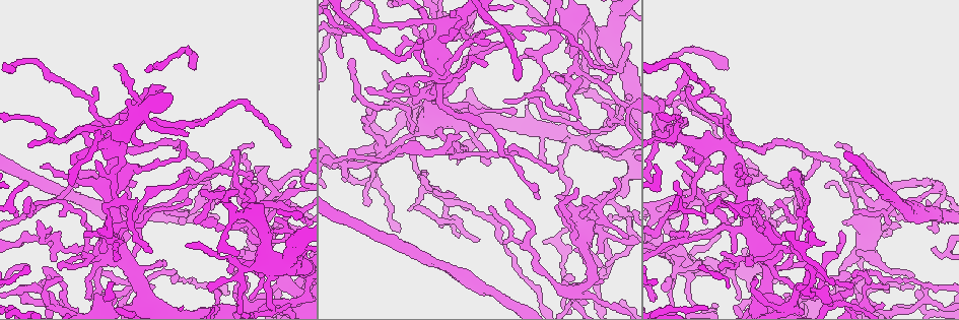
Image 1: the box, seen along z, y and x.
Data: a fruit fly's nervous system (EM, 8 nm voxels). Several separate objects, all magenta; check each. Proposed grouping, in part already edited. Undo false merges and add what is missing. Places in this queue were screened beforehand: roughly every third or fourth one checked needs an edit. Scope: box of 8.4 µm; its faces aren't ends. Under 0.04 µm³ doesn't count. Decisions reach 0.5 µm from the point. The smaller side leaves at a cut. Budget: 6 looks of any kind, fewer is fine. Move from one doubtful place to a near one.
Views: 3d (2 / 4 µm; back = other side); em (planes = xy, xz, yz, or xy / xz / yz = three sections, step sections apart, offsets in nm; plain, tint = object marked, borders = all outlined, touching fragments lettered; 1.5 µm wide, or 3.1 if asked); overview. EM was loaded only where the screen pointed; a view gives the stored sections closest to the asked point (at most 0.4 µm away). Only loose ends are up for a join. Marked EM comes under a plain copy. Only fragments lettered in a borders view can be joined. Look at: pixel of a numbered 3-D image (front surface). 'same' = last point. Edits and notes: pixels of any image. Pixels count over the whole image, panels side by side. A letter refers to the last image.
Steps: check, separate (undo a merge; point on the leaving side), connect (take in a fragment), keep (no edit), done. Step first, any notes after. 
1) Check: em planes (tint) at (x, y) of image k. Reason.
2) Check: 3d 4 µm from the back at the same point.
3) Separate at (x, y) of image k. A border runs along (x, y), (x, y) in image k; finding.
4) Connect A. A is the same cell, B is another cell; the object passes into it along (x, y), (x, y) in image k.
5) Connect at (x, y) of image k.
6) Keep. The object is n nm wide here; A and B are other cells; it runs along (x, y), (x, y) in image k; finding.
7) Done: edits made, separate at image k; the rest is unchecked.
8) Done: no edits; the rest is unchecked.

Check: 3d 2 µm at (285, 237) of image 1. Sharp bend.

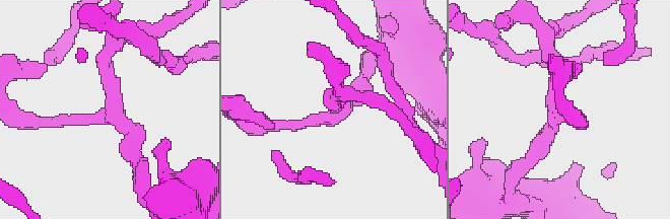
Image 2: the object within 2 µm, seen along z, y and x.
Check: em planes (tint) at (555, 116) of image 2. 3 arms meet here; need the tissue.

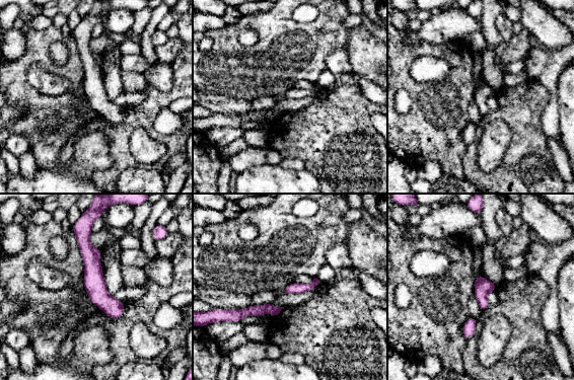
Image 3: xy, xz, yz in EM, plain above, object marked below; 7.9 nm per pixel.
Check: em planes (borders) at the same point. What lies round it.

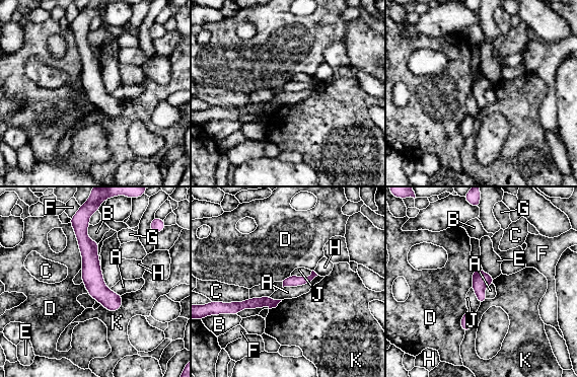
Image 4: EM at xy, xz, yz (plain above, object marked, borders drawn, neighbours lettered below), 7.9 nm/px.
Keep. The longest contact is with D, 380 nm; A, B, C, D, E, F, G, H, J and K are other cells; a border runs along (69, 223), (77, 241), (81, 269) in image 4; continuous, no second neuron.

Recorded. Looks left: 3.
Check: 3d 4 µm at (574, 66) of image 1.

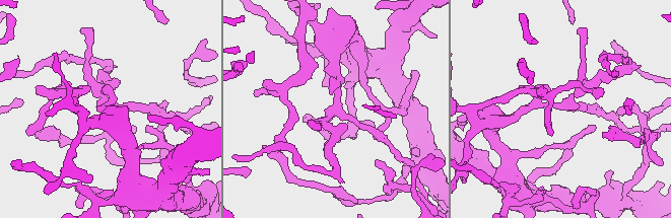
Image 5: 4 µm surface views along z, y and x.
Check: em 3.1 µm xz step 16 (tint) at (335, 107) of image 5. Shape alone is not enough.

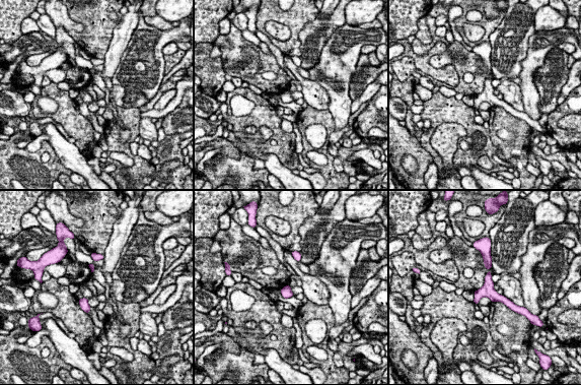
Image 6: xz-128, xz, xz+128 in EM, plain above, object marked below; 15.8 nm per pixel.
Check: em 3.1 µm xz step 16 (borders) at the same point.

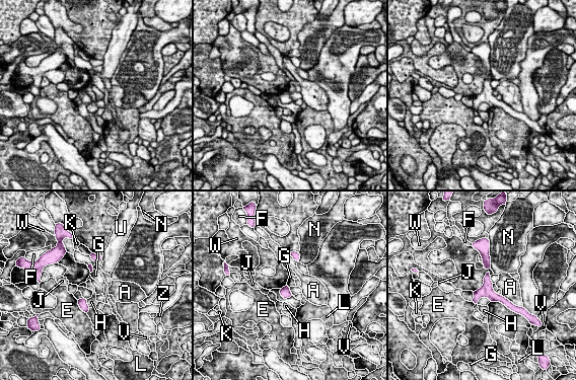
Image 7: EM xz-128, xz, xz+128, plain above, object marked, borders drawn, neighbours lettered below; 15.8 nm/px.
Keep. A, E, F, G, H, J, K, L, N, U, V, W and Z are other cells; a border runs along (490, 268), (484, 283), (473, 292) in image 7; all the same neuron.

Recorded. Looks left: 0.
Done: no edits; the rest is unchecked.

